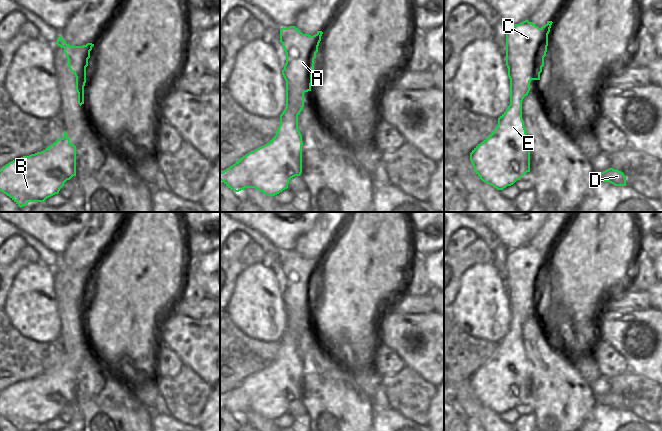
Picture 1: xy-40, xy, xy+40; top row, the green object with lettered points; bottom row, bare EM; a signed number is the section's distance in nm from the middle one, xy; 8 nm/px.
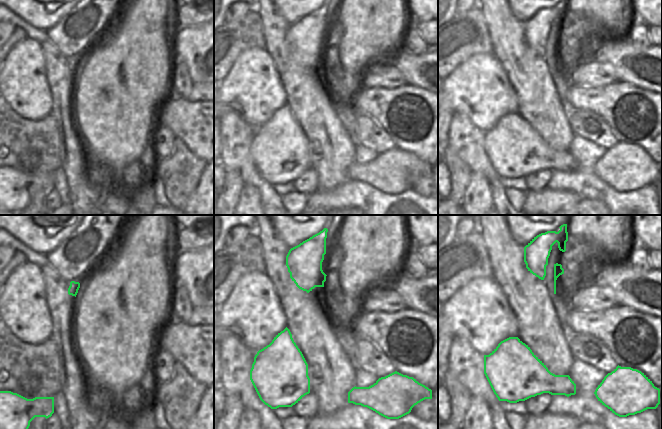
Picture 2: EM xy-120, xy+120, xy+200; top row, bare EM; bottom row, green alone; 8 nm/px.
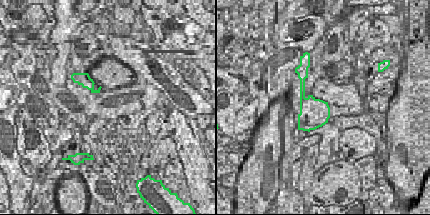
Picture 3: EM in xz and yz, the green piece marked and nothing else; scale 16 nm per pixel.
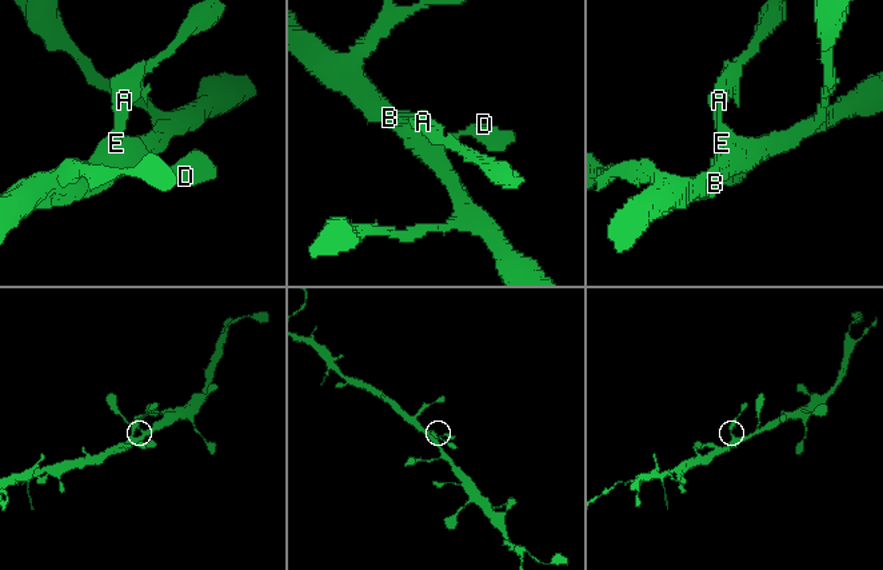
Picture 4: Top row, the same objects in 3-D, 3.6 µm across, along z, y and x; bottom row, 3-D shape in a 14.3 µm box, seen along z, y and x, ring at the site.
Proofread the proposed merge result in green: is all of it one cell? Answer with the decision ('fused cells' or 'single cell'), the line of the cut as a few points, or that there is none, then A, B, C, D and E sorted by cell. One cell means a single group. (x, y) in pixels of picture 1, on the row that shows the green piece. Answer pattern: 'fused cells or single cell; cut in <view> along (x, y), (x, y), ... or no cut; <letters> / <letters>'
fused cells; cut in xy+40 along (506, 45), (515, 48), (534, 46), (536, 55), (543, 58); A B D E / C

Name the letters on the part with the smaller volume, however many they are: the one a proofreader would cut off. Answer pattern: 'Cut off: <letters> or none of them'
Cut off: C.

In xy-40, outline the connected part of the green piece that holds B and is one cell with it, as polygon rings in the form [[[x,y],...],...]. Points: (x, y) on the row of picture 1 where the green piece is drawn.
[[[67,133],[45,150],[17,158],[0,169],[0,191],[9,196],[20,208],[29,202],[44,202],[47,198],[58,194],[67,180],[76,176],[76,146],[70,143]]]

